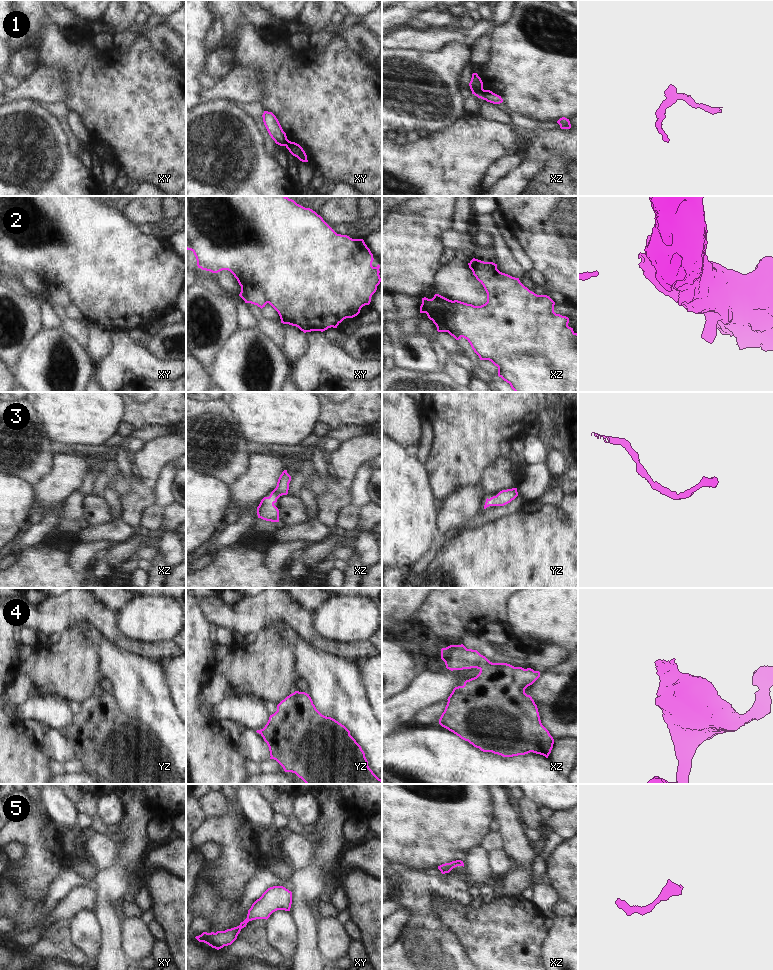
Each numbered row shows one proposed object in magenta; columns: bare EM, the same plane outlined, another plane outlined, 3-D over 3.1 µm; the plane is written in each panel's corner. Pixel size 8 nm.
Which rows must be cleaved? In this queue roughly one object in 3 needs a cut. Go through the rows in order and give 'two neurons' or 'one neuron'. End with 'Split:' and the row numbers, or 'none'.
1: two neurons
2: two neurons
3: one neuron
4: one neuron
5: one neuron
Split: 1, 2

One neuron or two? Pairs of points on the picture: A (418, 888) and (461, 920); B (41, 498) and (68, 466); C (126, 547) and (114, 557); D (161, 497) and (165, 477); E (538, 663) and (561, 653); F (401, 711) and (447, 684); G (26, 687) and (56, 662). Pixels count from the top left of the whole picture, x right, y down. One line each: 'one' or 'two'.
A: two
B: one
C: one
D: one
E: one
F: one
G: two

